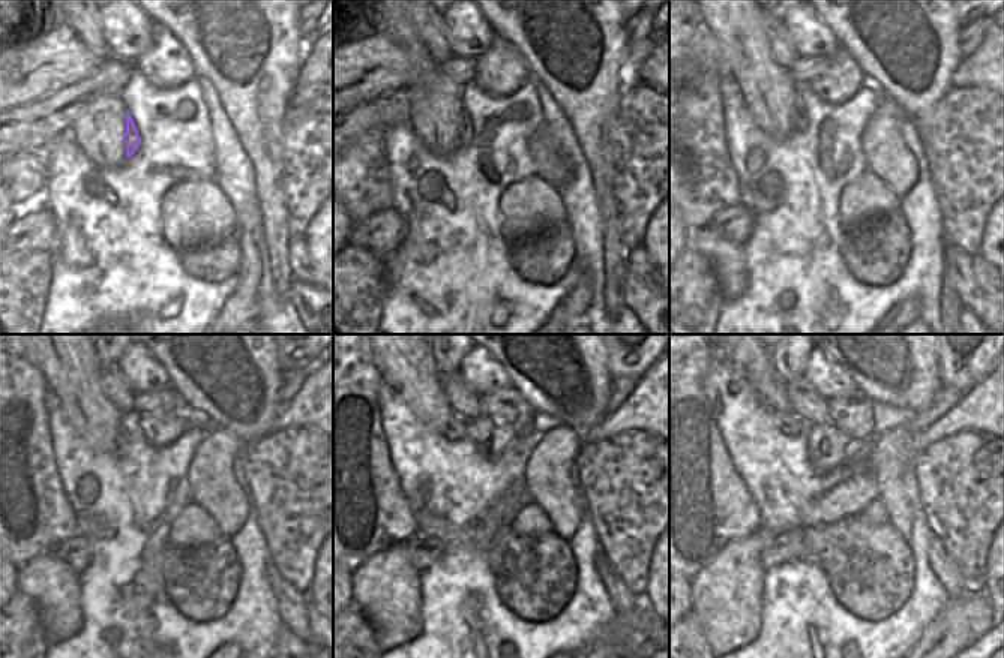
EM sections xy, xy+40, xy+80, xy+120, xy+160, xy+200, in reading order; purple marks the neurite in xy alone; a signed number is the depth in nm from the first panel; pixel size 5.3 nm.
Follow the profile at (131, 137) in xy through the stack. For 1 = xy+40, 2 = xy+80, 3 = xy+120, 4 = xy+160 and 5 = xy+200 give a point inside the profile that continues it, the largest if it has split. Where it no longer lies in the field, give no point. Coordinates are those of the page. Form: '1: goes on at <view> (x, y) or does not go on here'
1: goes on at xy+40 (465, 134)
2: goes on at xy+80 (800, 120)
3: goes on at xy+120 (122, 429)
4: goes on at xy+160 (456, 427)
5: goes on at xy+200 (790, 424)

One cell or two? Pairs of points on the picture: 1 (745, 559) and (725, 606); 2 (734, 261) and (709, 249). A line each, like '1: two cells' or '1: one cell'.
1: one cell
2: one cell

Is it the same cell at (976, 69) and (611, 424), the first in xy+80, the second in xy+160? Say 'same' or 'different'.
same

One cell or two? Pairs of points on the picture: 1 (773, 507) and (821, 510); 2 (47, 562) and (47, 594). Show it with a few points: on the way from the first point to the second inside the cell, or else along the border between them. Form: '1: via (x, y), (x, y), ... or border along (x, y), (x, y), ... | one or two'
1: border along (835, 487), (820, 495), (808, 507), (800, 525) | two
2: via (47, 570), (47, 586) | one

